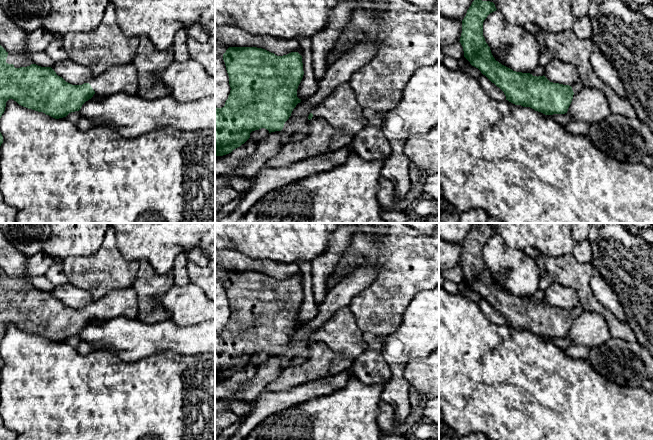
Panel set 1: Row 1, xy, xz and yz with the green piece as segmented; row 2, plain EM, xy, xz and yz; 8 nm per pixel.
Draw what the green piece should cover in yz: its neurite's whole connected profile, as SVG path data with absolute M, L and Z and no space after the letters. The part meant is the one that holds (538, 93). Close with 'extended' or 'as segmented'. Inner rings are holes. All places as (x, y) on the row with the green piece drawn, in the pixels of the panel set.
M482 0L472 2L462 20L462 33L459 42L463 47L464 57L472 66L478 68L483 75L499 87L509 102L530 107L545 115L567 113L574 95L571 86L550 82L544 75L537 77L530 73L513 71L495 60L483 36L483 22L490 13L496 10L493 2Z; as segmented

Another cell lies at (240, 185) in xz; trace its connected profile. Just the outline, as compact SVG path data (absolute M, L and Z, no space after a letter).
M235 176L230 177L230 184L238 193L246 191L250 186L252 186L251 179L239 178Z

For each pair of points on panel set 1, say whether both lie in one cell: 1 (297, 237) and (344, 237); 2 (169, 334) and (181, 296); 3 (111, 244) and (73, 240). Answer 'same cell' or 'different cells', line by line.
1: different cells
2: different cells
3: different cells

